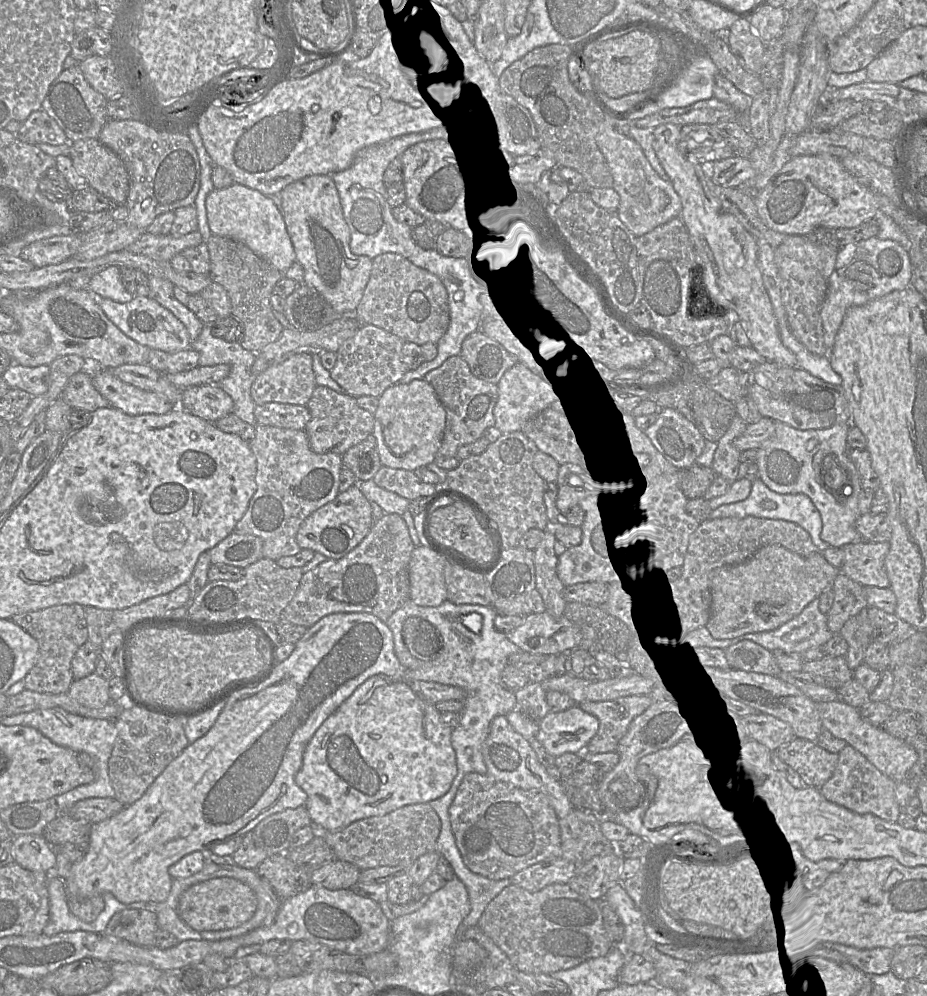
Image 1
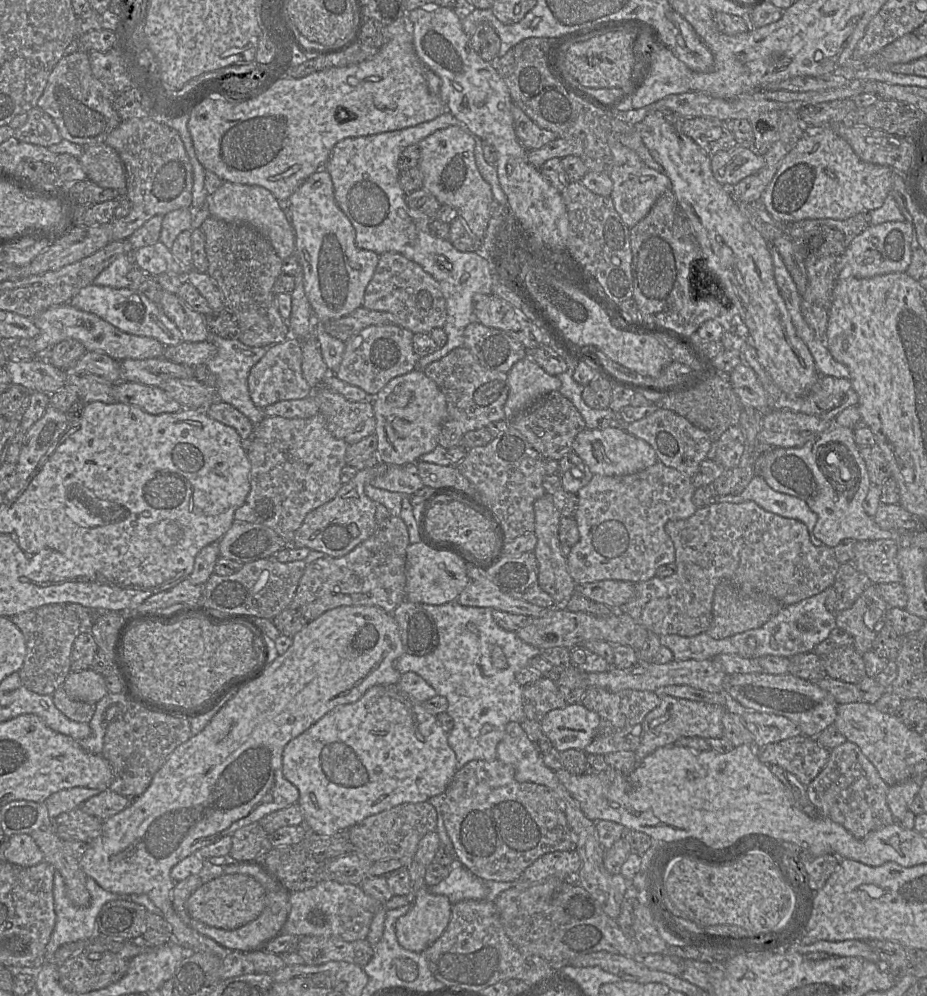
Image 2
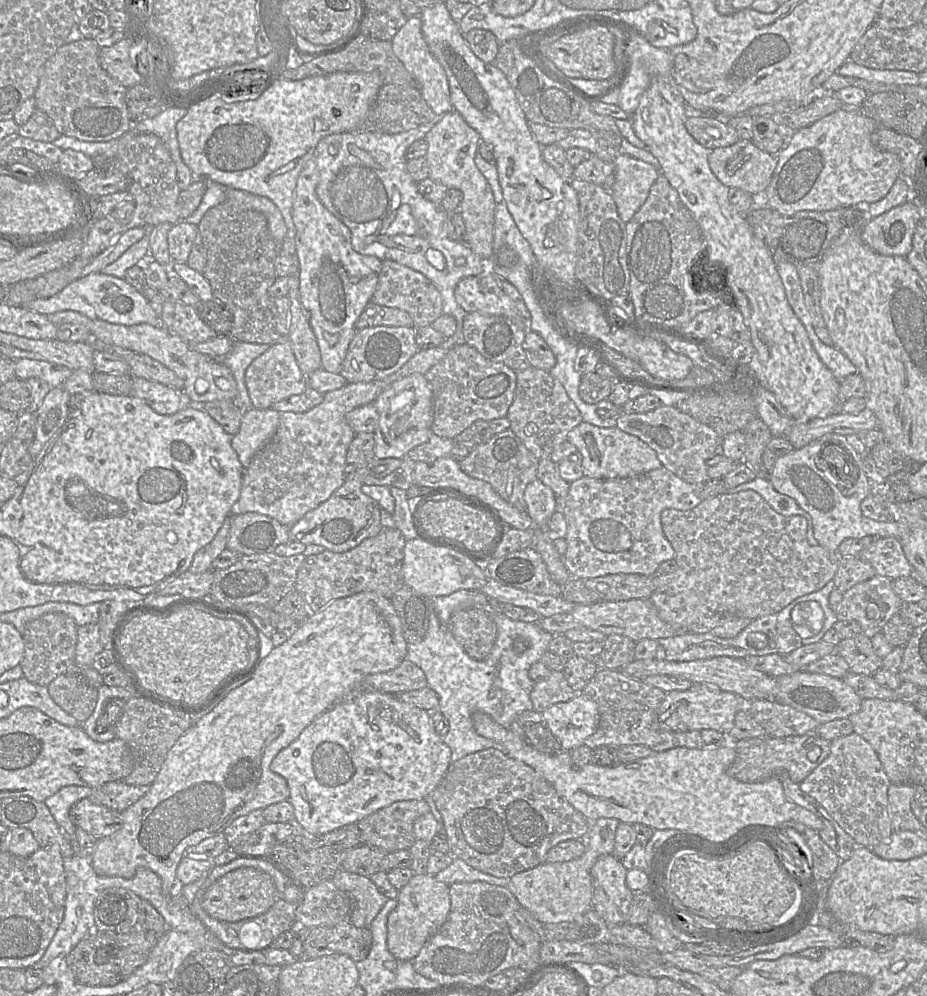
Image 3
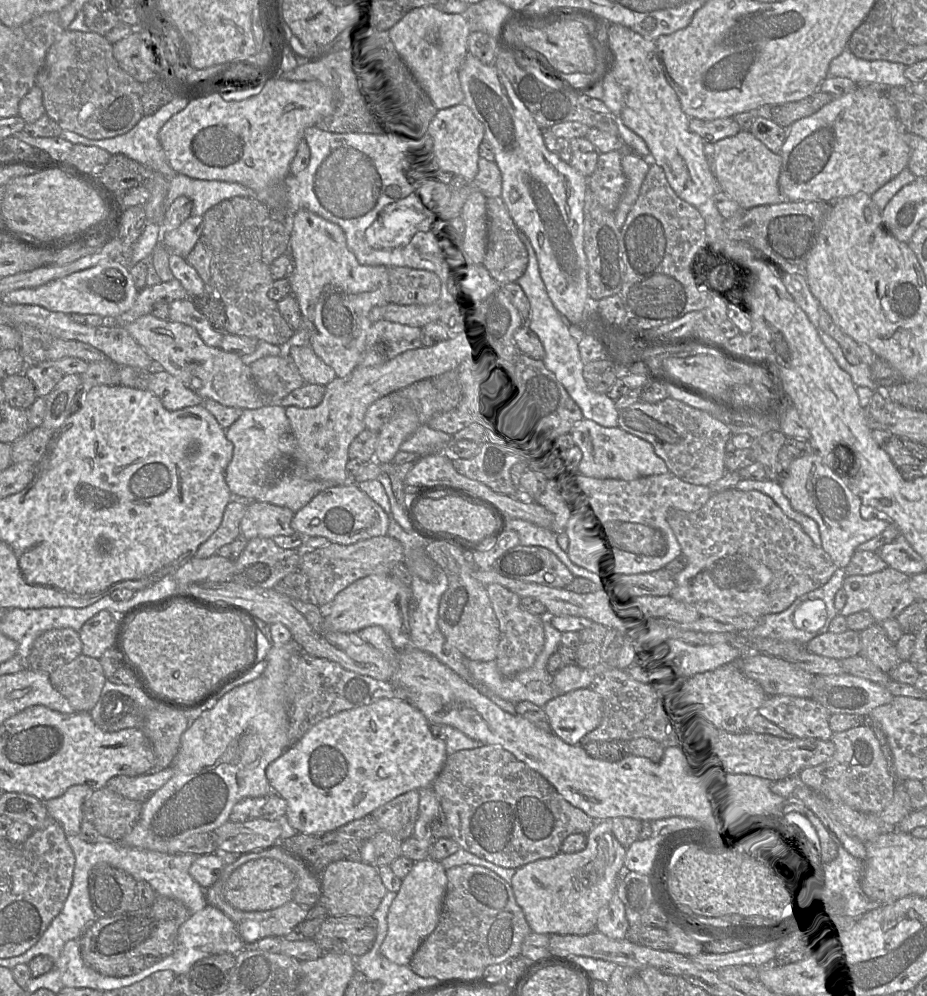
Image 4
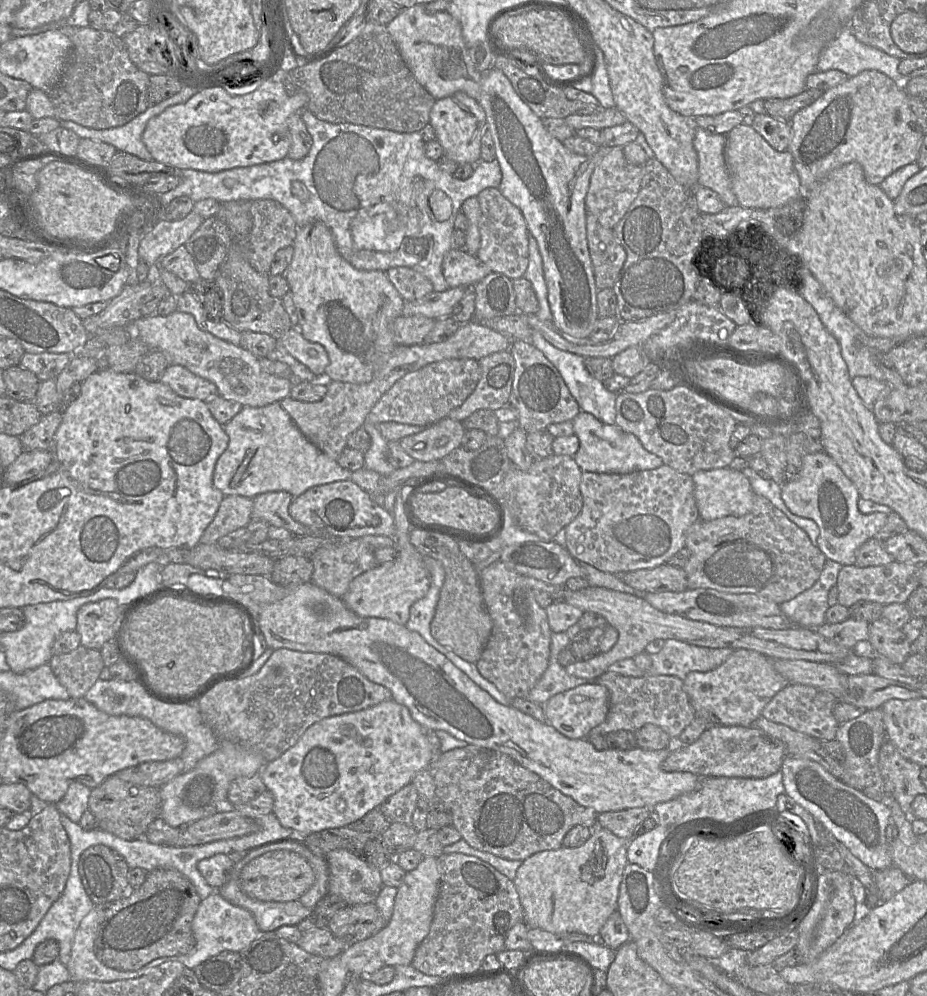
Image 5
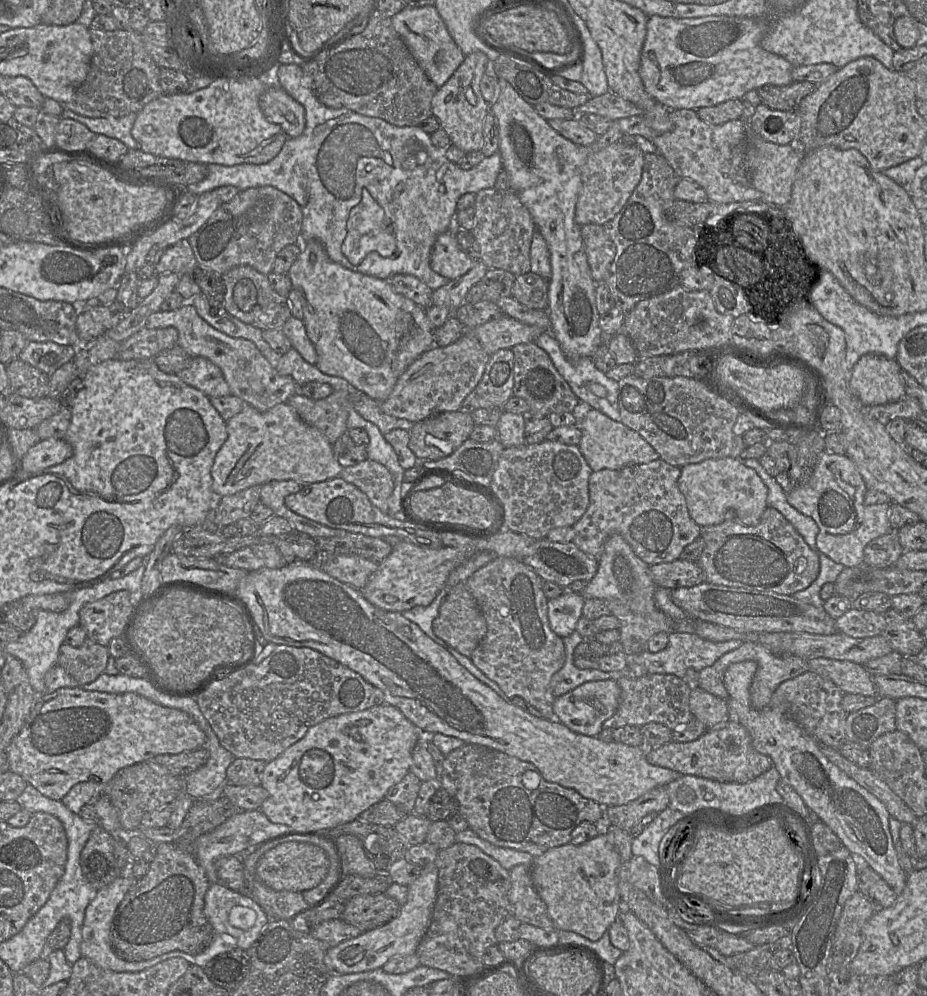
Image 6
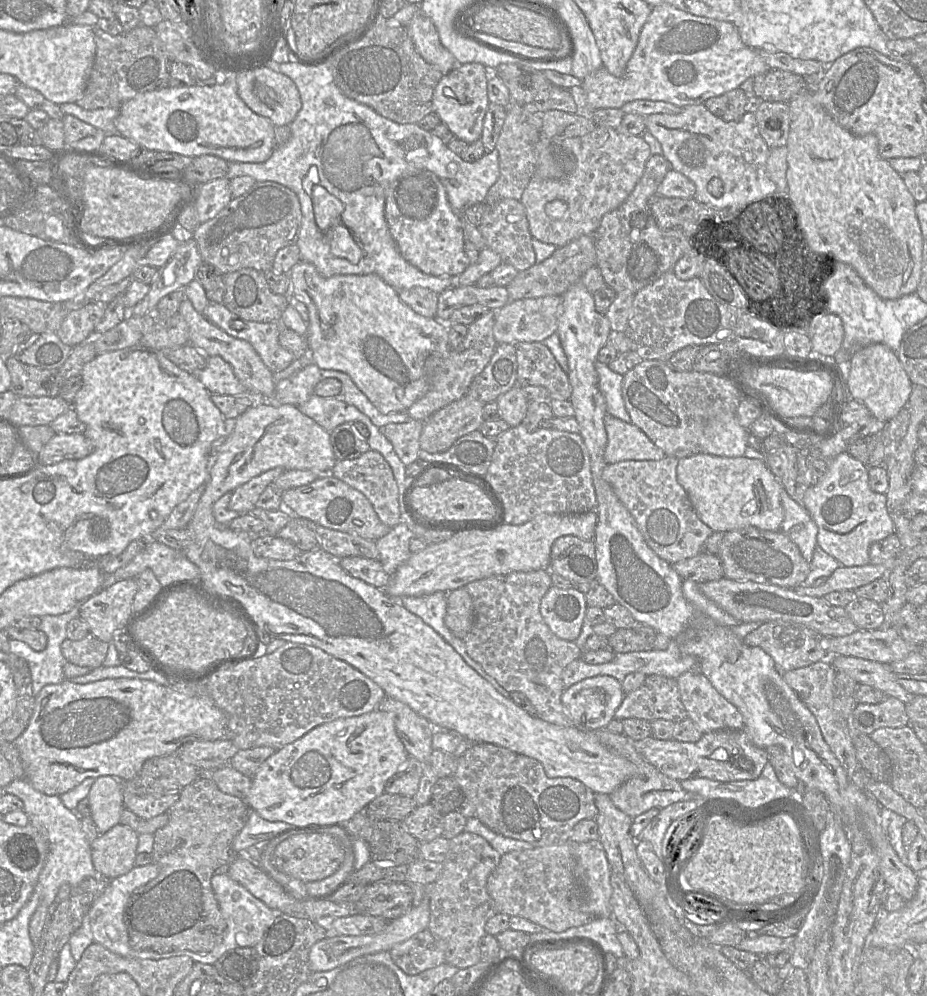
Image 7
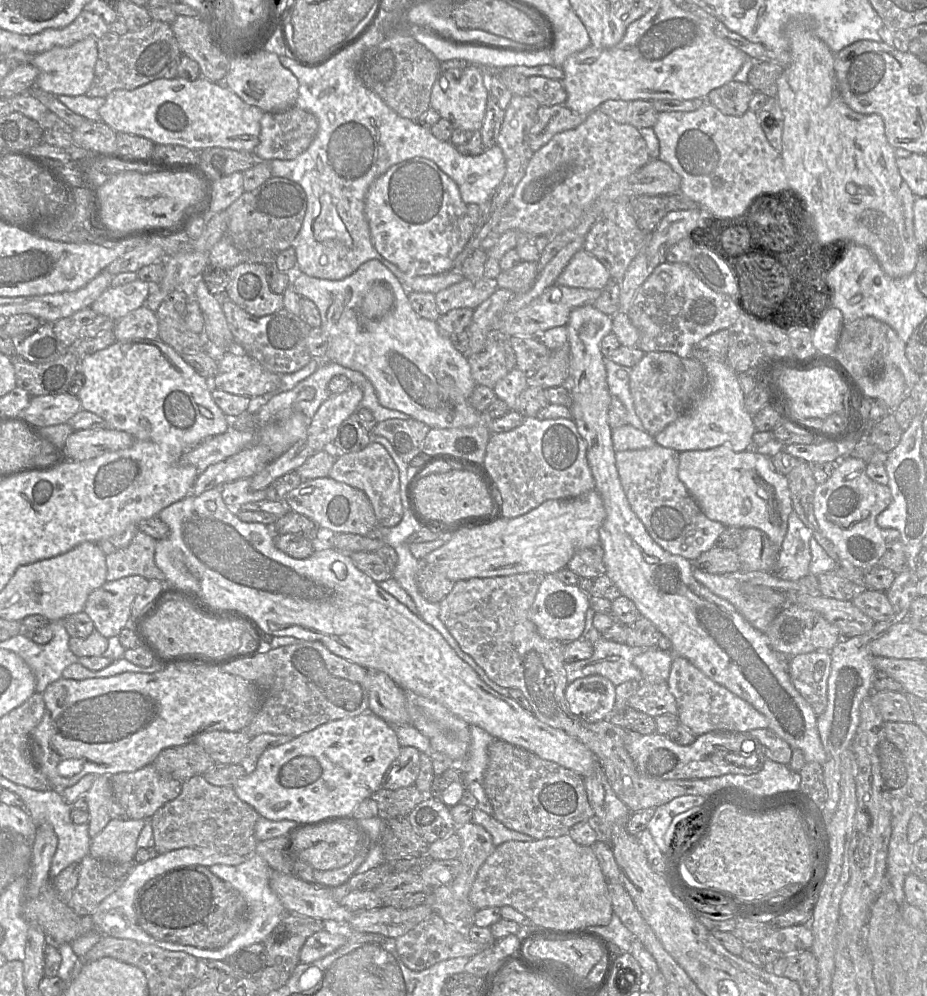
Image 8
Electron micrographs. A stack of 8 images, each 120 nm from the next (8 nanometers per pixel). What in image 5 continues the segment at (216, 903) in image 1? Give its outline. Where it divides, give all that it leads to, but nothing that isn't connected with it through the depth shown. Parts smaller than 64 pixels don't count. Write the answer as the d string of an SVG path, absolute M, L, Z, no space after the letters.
M289 850L265 853L249 862L240 875L240 888L251 898L264 902L298 900L315 882L315 872L301 855Z

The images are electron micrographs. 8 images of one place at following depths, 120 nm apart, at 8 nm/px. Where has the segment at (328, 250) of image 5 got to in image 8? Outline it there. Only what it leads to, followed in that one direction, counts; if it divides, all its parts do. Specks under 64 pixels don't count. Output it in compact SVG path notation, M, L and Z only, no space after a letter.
M369 260L363 263L353 274L341 280L327 280L308 276L300 271L292 273L291 286L301 297L308 298L318 308L321 317L320 329L326 335L328 348L325 361L337 363L351 370L362 373L374 386L379 403L388 409L398 410L411 418L427 424L430 428L456 428L461 426L475 426L486 424L486 413L480 413L469 404L469 397L477 384L475 383L468 358L460 353L452 344L450 337L443 335L437 322L419 316L412 308L408 291L397 277L378 260Z

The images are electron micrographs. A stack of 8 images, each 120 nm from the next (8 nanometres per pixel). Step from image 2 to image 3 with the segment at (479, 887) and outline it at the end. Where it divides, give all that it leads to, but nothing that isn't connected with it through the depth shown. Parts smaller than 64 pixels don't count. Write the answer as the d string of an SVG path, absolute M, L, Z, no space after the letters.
M454 858L453 862L447 868L440 871L435 878L449 886L454 883L475 881L497 886L507 886L511 879L510 877L496 877L476 870L459 858Z

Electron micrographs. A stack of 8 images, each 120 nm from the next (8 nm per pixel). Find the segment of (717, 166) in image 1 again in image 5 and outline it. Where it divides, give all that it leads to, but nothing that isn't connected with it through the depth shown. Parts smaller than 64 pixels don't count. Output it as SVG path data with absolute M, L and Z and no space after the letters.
M741 123L726 135L724 157L732 189L740 206L770 209L784 206L805 193L792 154L778 152L750 125Z

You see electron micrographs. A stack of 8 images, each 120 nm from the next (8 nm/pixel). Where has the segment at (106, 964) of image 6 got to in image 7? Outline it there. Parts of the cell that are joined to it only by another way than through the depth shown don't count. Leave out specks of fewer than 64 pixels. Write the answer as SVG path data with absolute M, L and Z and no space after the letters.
M152 863L146 866L134 867L129 873L109 881L104 892L94 901L87 912L93 942L103 945L113 953L129 958L162 959L170 957L172 952L158 953L132 948L128 942L128 934L124 922L124 910L131 894L138 888L146 886L158 875L159 867Z

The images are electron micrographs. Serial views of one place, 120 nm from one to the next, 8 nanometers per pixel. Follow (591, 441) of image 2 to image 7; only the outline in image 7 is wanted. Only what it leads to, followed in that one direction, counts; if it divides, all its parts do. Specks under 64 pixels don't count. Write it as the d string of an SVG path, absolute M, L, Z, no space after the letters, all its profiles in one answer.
M608 413L604 417L607 444L604 451L606 464L626 460L654 460L665 457L644 432L634 424L626 423Z

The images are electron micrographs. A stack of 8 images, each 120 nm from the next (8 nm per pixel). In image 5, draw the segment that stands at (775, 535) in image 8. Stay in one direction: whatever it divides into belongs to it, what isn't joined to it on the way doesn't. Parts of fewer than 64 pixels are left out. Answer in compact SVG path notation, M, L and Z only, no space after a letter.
M729 467L701 470L693 474L692 479L700 519L711 521L729 515L744 516L751 511L755 494L742 471Z

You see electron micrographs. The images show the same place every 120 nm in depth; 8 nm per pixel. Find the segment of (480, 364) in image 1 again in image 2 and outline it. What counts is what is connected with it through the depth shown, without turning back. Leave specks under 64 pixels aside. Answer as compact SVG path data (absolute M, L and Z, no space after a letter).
M472 322L464 331L464 347L482 366L508 373L513 365L527 357L527 349L505 332Z

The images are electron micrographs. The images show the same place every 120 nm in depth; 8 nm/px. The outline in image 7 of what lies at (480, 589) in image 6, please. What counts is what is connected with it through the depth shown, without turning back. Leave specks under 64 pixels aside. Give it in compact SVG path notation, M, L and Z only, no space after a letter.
M535 570L528 572L511 572L505 575L495 575L490 576L484 579L479 579L473 582L470 582L464 586L472 598L473 607L474 607L474 624L463 639L468 655L477 662L483 670L493 677L498 684L503 687L507 692L522 692L526 698L530 701L534 709L536 710L536 715L538 718L559 726L570 727L575 726L569 715L566 713L561 702L561 696L564 691L562 683L562 674L566 666L574 661L575 659L580 658L582 649L577 647L574 641L567 641L556 637L548 628L548 626L543 621L543 618L540 614L540 602L545 593L551 587L550 579L550 570Z

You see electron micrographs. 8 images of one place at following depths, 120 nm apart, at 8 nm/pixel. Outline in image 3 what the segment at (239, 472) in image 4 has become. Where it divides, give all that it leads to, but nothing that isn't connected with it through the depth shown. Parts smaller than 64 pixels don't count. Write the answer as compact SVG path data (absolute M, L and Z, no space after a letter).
M250 408L243 412L240 428L232 437L231 444L246 468L257 451L264 447L276 433L280 414L268 409Z

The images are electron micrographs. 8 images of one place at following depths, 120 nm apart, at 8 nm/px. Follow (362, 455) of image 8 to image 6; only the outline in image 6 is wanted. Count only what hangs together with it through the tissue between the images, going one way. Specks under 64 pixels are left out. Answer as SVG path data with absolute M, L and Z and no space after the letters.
M366 459L354 466L344 467L339 477L363 491L382 512L389 513L389 498L395 482L386 466Z

